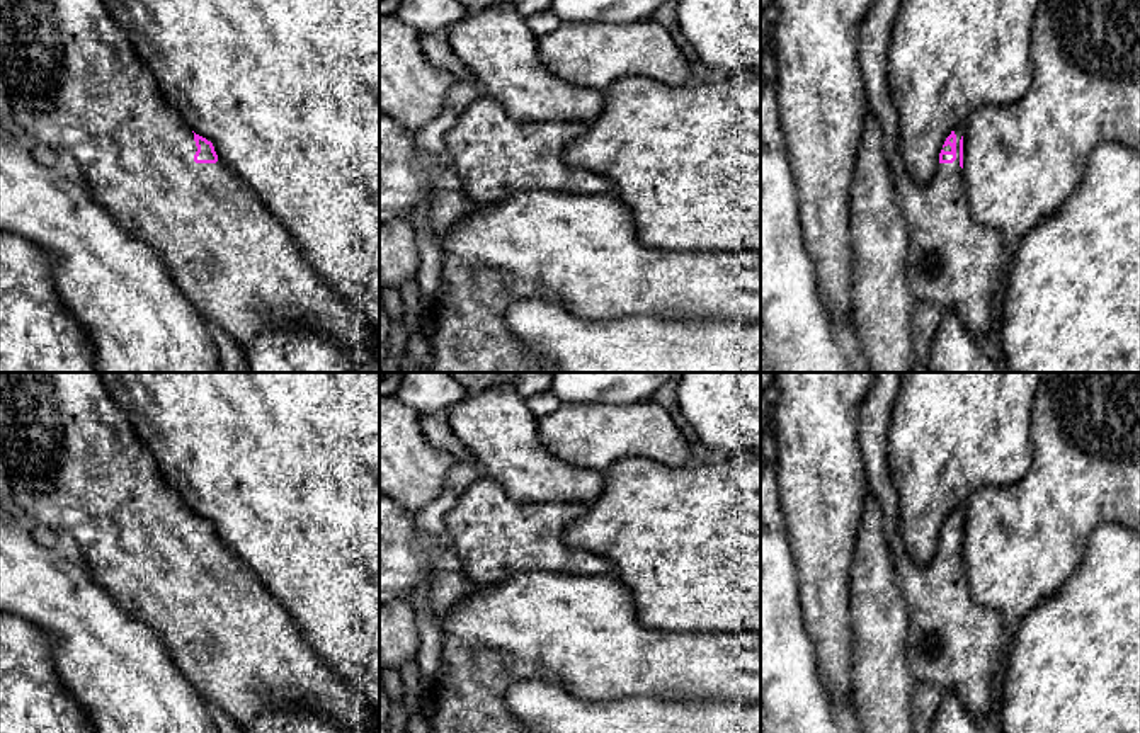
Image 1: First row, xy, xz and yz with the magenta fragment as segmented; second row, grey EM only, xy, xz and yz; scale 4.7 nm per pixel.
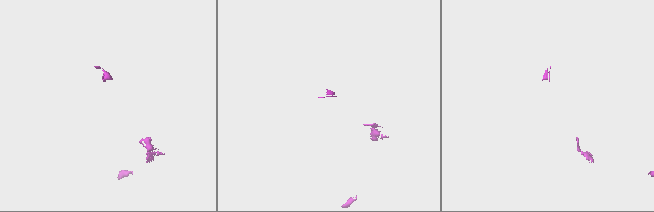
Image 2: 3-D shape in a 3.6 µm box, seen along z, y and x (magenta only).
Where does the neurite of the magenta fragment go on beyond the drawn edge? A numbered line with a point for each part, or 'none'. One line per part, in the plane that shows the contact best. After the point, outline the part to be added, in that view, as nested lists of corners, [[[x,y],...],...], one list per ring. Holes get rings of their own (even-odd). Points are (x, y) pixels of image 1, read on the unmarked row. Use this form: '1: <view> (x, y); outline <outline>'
1: yz (953, 643); outline [[[875,372],[861,403],[858,440],[866,485],[880,503],[895,582],[909,604],[909,670],[917,682],[955,692],[982,724],[992,706],[994,672],[1007,656],[1006,619],[970,595],[960,548],[965,507],[955,510],[956,541],[939,544],[927,565],[915,563],[903,544],[898,493],[888,474],[888,423],[900,378],[902,372]]]

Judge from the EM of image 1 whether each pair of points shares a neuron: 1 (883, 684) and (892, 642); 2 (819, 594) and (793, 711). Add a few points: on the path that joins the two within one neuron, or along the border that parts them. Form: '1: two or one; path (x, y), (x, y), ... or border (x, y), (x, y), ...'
1: one; path (883, 674), (883, 652)
2: two; border (798, 599), (802, 623), (812, 643), (819, 677)

